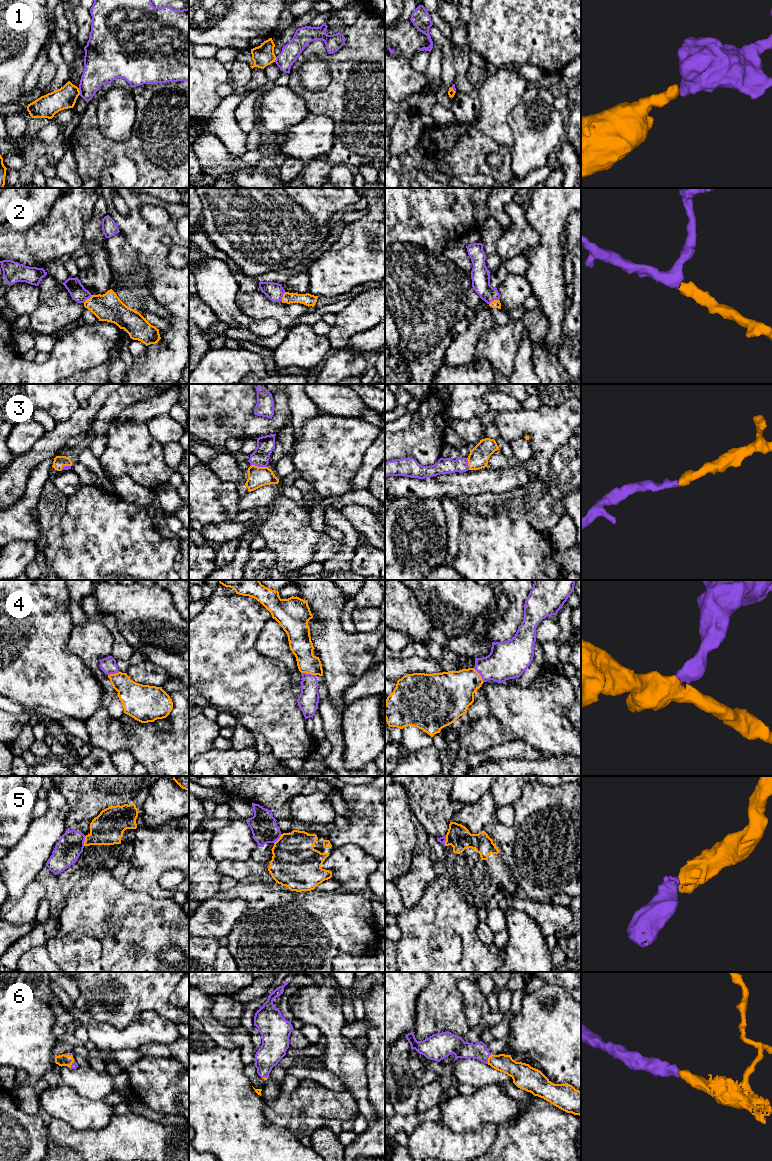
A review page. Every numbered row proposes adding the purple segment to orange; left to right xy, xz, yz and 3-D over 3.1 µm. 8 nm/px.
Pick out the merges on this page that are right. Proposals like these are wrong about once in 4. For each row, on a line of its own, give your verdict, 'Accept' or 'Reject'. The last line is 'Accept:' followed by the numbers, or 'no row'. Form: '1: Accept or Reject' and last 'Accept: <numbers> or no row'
1: Reject
2: Accept
3: Accept
4: Accept
5: Reject
6: Accept
Accept: 2, 3, 4, 6

